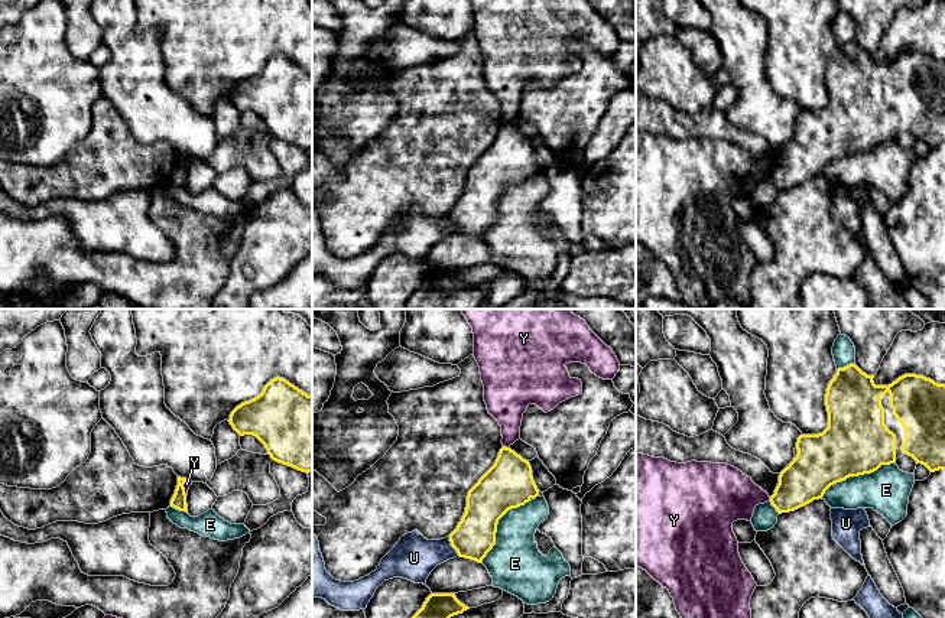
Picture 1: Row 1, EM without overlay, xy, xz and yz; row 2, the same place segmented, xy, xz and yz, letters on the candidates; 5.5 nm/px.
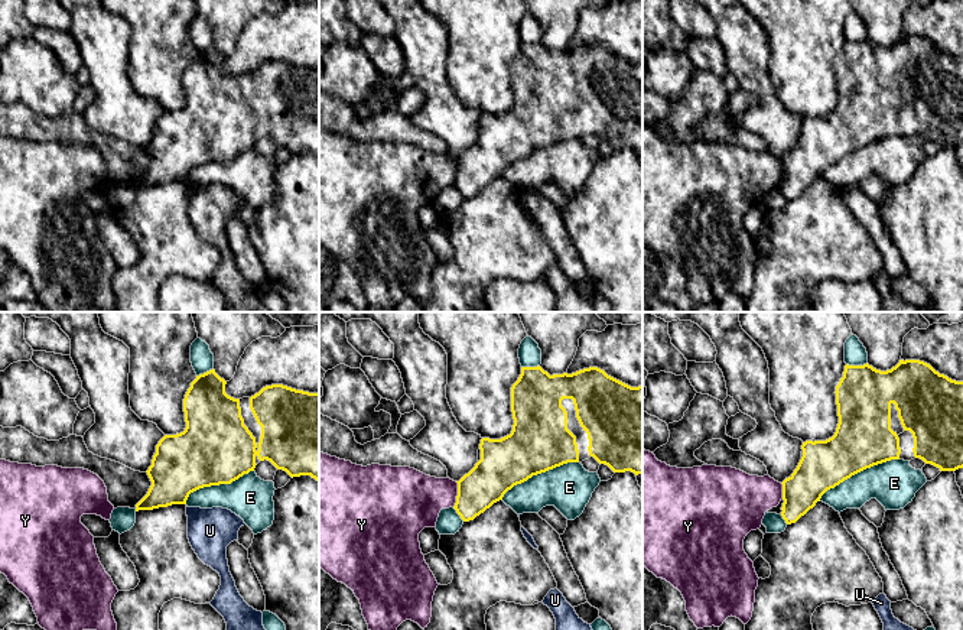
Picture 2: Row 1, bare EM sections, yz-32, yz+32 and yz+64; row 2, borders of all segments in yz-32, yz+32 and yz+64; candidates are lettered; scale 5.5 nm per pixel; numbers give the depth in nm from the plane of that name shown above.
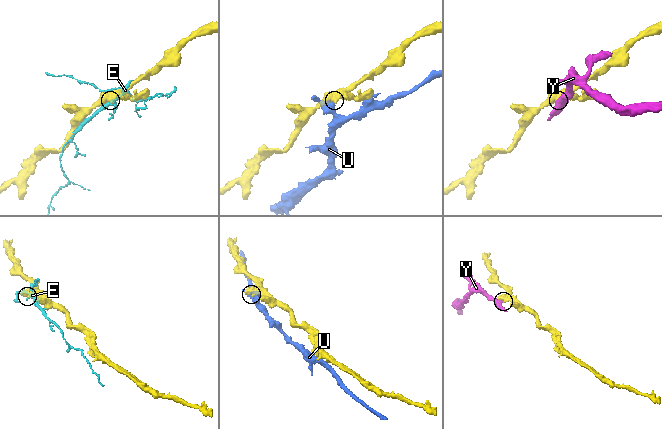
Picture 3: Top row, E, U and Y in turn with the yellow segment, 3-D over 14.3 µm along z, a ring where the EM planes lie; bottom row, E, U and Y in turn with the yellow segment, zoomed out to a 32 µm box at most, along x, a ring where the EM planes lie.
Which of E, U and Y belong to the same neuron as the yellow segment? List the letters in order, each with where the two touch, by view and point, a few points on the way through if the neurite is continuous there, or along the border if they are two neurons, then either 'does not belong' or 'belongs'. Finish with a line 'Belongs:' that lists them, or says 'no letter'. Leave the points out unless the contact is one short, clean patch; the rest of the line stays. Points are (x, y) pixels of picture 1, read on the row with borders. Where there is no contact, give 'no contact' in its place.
E: yz (856, 475) | does not belong
U: xz (452, 546) | along xz (448, 537), (458, 555) | does not belong
Y: xz (505, 446) | along xz (503, 445), (507, 448) | does not belong
Belongs: no letter

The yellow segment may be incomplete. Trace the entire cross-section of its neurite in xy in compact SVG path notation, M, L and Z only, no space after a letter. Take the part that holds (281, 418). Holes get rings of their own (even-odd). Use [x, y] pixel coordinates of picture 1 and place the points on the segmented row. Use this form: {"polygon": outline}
{"polygon": "M285 378L270 380L257 397L237 406L228 422L240 436L256 436L273 461L312 472L312 396Z"}

